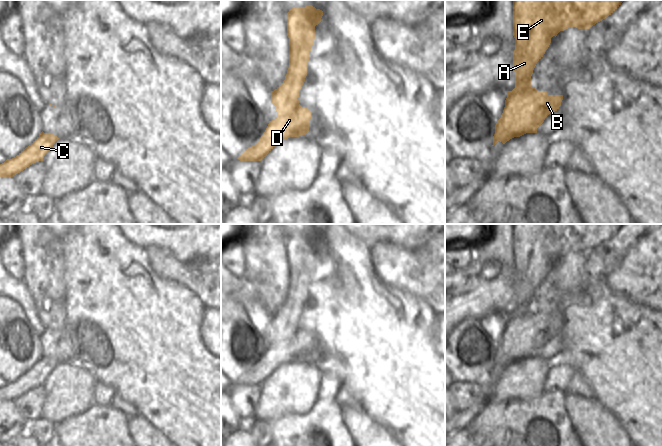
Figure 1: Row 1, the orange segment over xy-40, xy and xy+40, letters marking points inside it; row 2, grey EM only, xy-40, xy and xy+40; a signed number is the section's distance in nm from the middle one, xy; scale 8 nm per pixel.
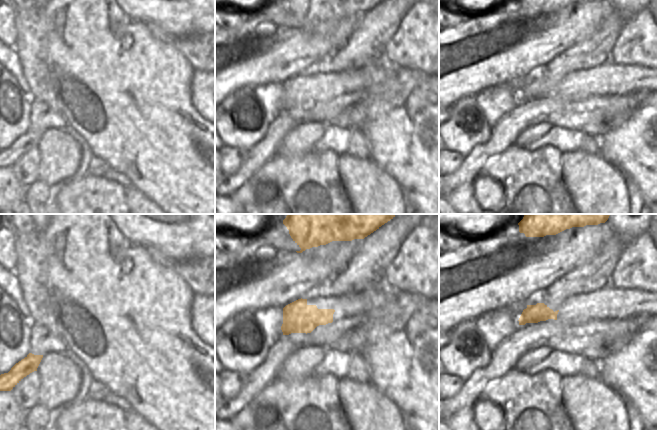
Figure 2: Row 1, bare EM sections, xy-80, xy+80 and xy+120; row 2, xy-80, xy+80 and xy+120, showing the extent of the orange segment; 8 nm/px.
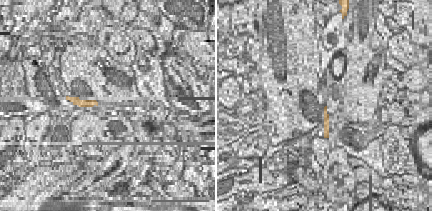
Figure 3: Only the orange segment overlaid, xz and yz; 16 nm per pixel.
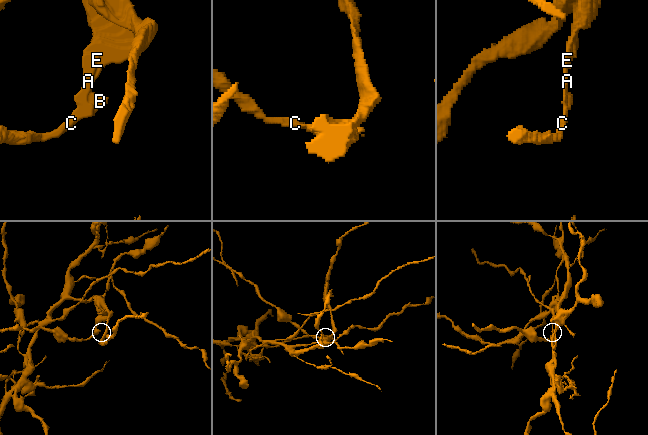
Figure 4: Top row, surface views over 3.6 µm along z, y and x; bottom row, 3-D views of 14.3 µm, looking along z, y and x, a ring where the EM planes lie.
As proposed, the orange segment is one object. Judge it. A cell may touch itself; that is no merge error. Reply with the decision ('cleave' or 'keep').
cleave

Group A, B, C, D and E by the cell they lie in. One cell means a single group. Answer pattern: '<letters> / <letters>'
A E / B C D

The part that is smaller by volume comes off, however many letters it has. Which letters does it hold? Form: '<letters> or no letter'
B, C, D

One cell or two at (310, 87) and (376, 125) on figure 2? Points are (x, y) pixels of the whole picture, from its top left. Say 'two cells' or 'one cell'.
two cells

